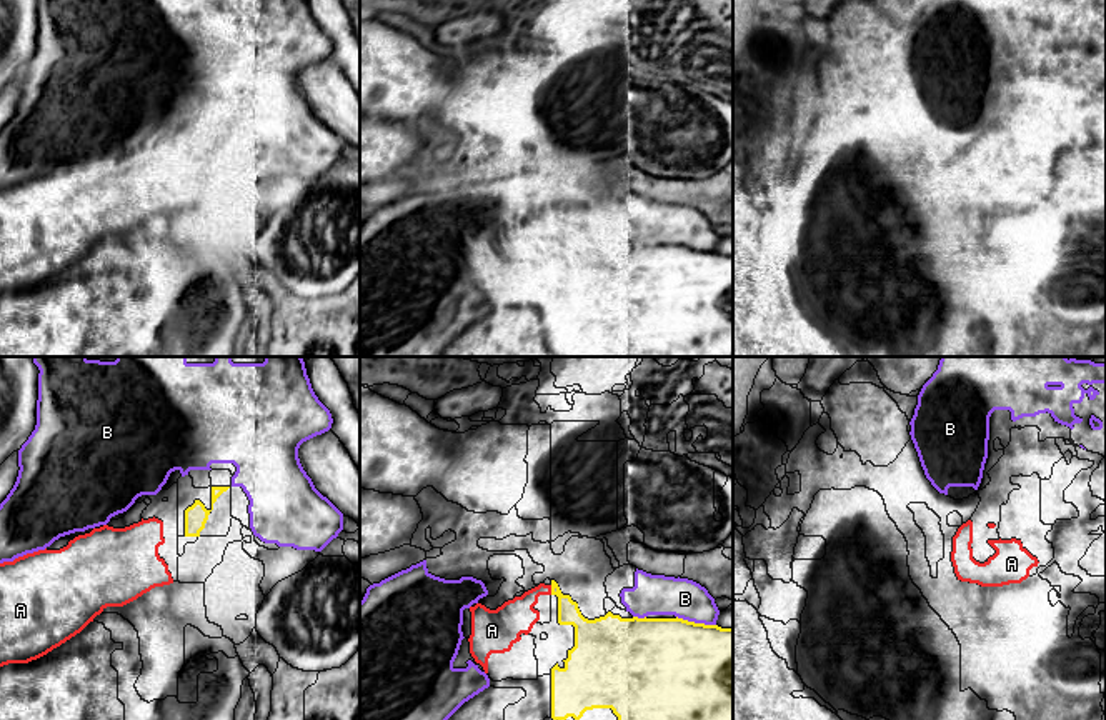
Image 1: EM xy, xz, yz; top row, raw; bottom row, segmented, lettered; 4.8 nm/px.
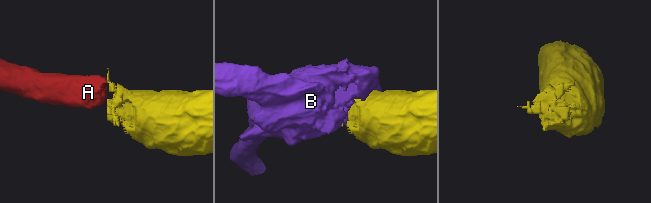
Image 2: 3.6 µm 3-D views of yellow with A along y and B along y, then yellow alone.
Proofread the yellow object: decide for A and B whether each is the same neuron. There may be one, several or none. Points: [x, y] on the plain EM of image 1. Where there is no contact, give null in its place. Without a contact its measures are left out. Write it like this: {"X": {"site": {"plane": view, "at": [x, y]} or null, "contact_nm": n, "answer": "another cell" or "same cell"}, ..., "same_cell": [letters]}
{"A": {"site": {"plane": "xz", "at": [552, 217]}, "contact_nm": 50, "answer": "same cell"}, "B": {"site": {"plane": "xz", "at": [697, 250]}, "contact_nm": 200, "answer": "another cell"}, "same_cell": ["A"]}

